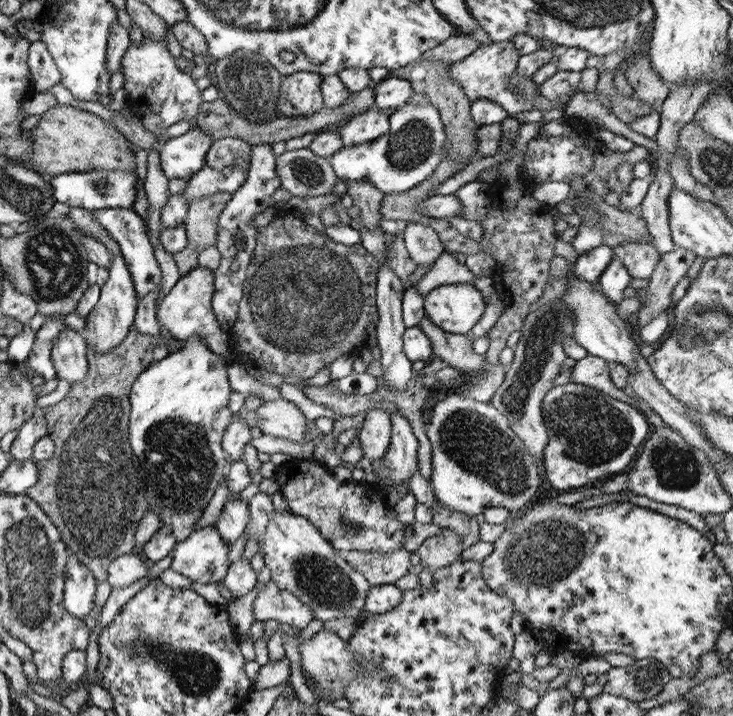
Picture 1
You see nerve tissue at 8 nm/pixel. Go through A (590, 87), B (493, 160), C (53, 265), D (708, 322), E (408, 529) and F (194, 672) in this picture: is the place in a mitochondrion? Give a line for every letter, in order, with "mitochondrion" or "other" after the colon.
A: other
B: other
C: mitochondrion
D: mitochondrion
E: other
F: mitochondrion

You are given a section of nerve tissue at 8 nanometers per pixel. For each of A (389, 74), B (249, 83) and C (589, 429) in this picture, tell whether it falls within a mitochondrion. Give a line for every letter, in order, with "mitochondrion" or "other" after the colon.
A: other
B: mitochondrion
C: mitochondrion

